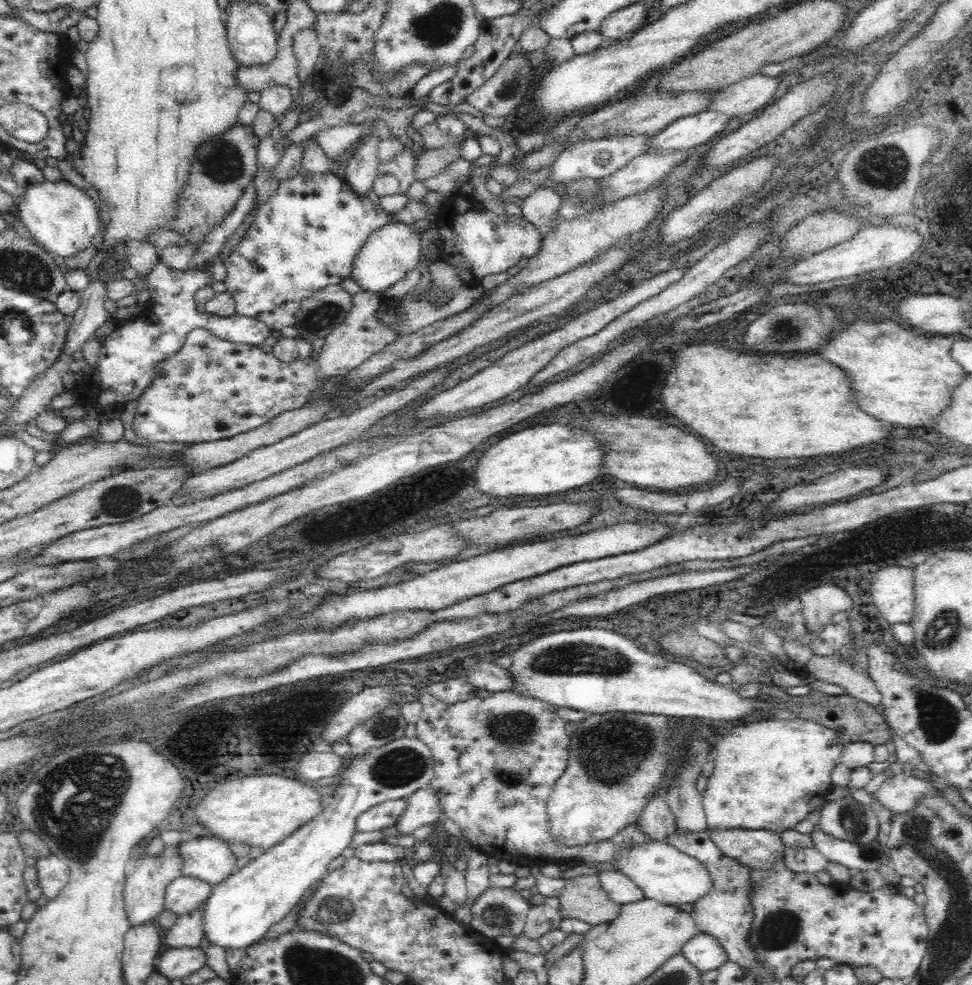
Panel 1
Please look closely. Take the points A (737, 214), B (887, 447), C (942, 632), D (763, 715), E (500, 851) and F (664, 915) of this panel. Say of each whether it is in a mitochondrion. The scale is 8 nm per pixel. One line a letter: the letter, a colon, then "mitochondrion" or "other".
A: other
B: other
C: mitochondrion
D: other
E: other
F: other

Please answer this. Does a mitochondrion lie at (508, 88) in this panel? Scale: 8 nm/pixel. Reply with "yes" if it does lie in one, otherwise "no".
yes

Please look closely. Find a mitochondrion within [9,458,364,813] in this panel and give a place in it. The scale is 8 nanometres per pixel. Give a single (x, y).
(120, 501)

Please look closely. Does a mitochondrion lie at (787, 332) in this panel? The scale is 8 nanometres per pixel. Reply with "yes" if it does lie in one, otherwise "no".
yes

